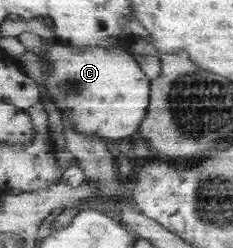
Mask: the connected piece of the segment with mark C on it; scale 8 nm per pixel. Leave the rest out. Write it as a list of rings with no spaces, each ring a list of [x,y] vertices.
[[[49,44],[46,48],[44,55],[48,62],[52,62],[52,70],[49,69],[50,73],[47,76],[45,83],[46,93],[44,96],[51,98],[52,102],[61,110],[63,115],[69,114],[73,118],[73,124],[78,131],[86,133],[88,135],[100,135],[101,137],[107,138],[108,140],[122,140],[122,138],[128,138],[128,136],[138,136],[138,130],[144,122],[144,118],[148,116],[148,106],[150,106],[150,90],[152,90],[152,82],[150,78],[146,76],[146,72],[142,70],[140,62],[128,52],[128,48],[120,45],[114,45],[114,47],[87,47],[86,50],[81,51],[81,48],[70,48],[71,45],[63,44]]]

